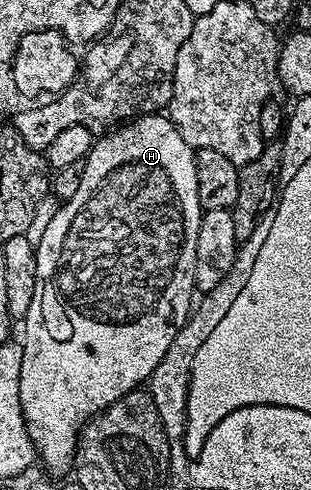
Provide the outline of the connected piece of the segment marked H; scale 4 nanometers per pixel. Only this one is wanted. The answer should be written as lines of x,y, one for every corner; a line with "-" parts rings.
165,113
140,116
102,135
105,136
102,139
100,136
94,142
89,156
85,158
83,181
79,181
75,197
64,200
58,206
61,208
42,229
41,240
36,240
35,297
23,320
25,339
23,338
23,365
19,369
19,401
23,417
29,424
29,440
32,441
40,462
50,472
65,471
69,466
70,470
74,466
81,428
93,416
119,401
119,397
138,390
148,381
155,365
163,361
163,353
171,349
171,341
175,341
195,307
195,241
199,238
199,221
203,212
197,188
197,156
194,148
189,147
183,137
179,137
179,129
175,129

